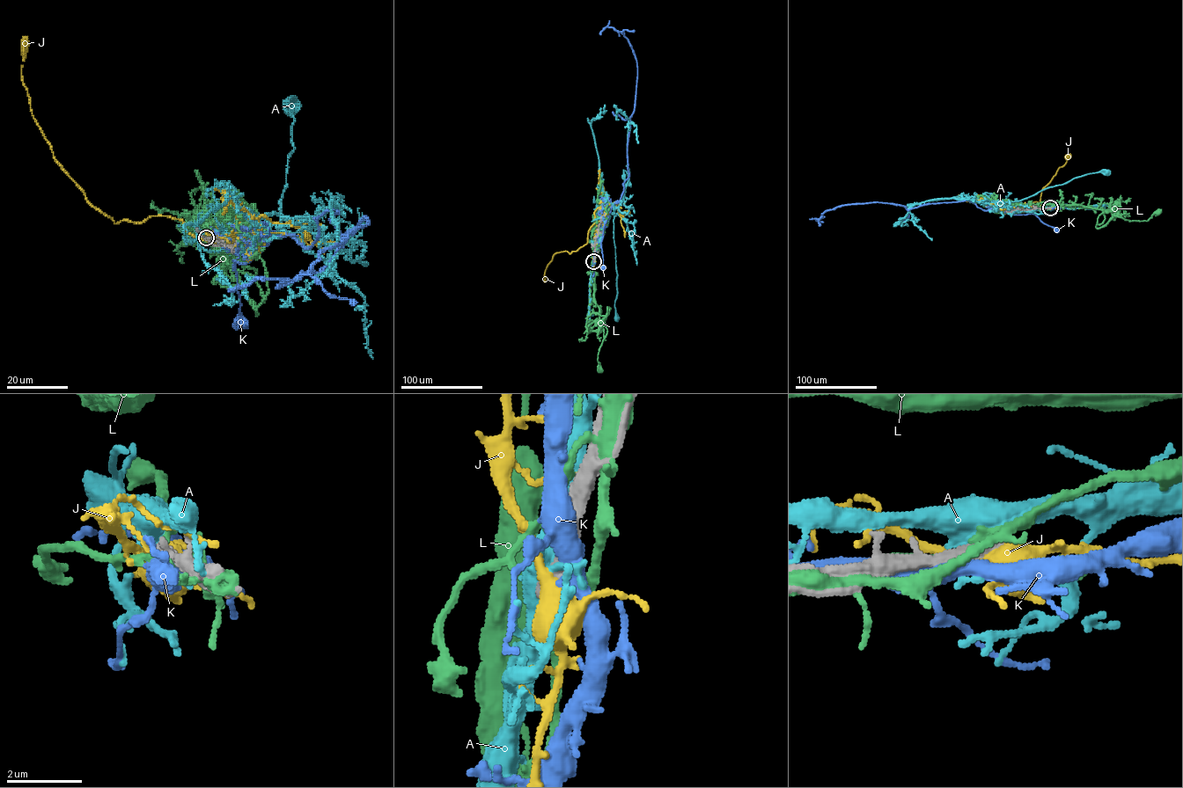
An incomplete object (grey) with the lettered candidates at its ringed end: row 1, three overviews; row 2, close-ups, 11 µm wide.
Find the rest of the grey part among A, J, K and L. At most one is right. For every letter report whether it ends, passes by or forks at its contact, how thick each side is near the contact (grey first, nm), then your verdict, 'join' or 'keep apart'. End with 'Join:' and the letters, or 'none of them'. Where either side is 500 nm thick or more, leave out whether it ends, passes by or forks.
A: 600/650 nm | keep apart
J: 600/600 nm | keep apart
K: it forks | 360/480 nm | keep apart
L: 600/200 nm | keep apart
Join: none of them

